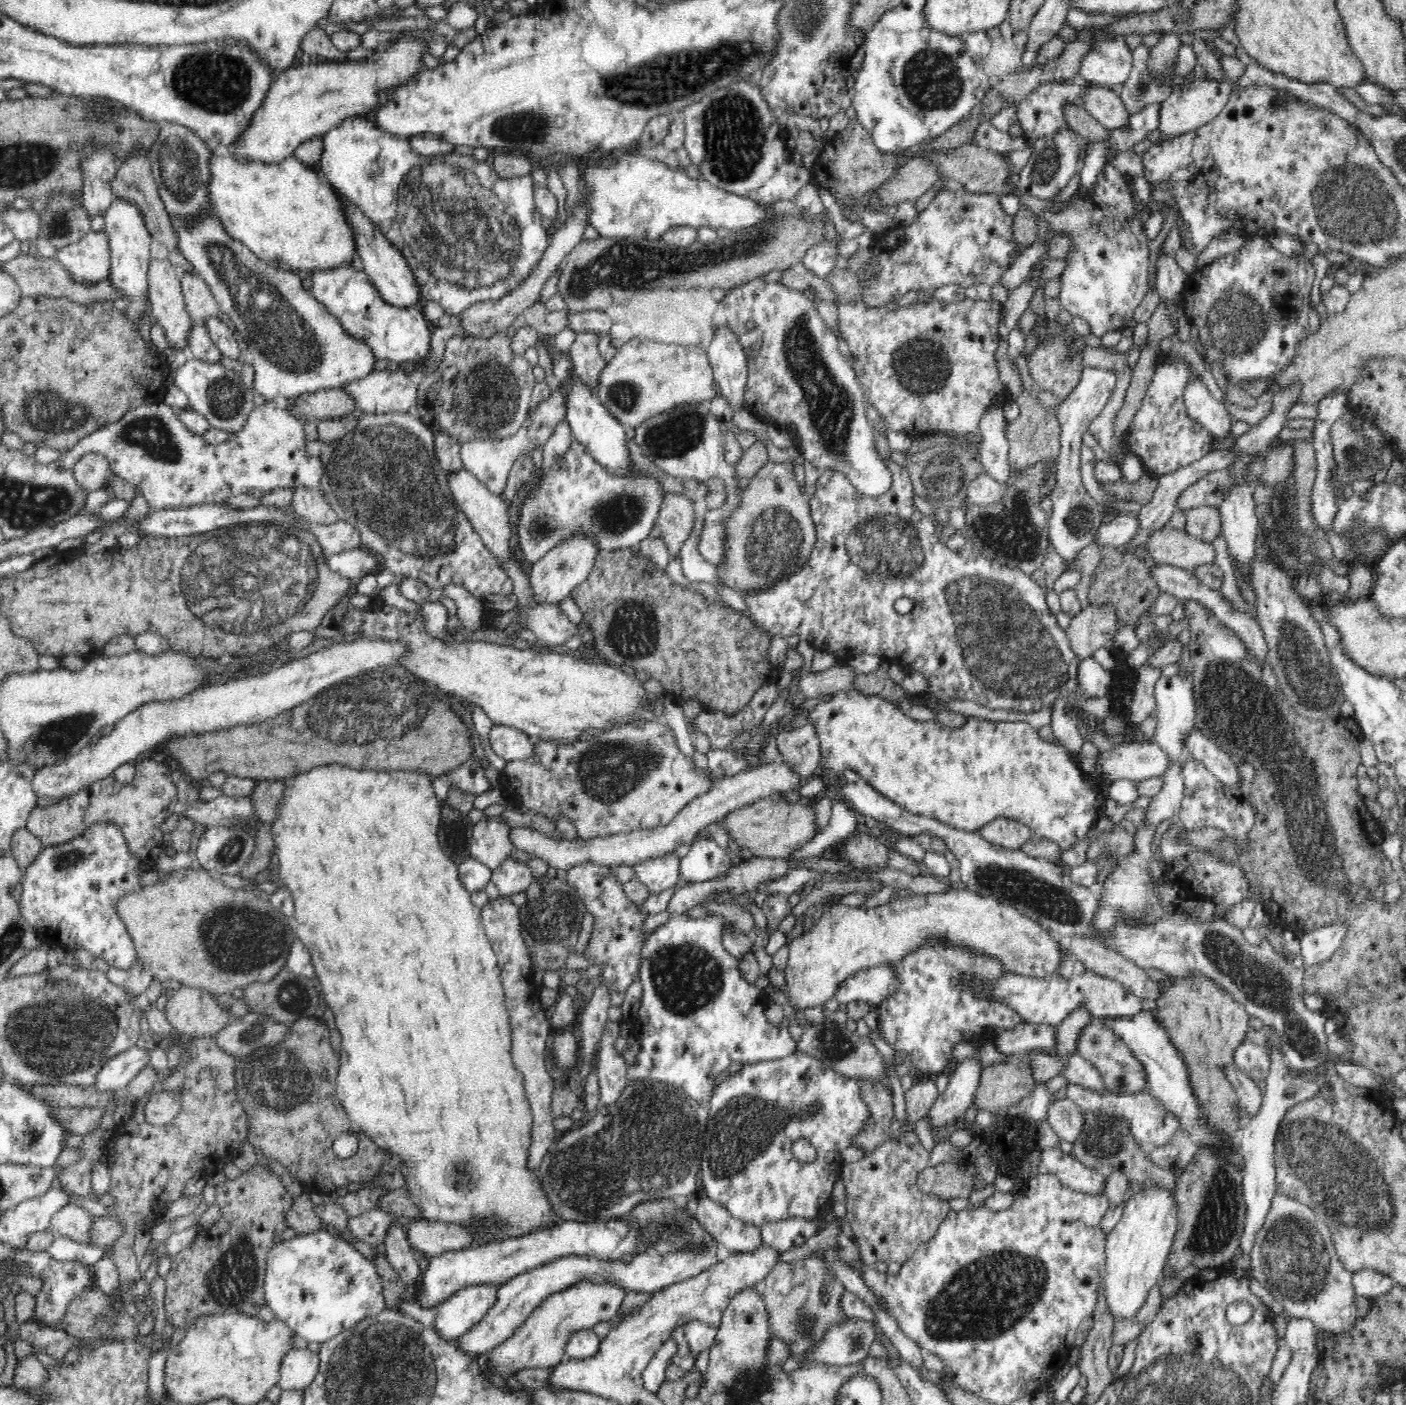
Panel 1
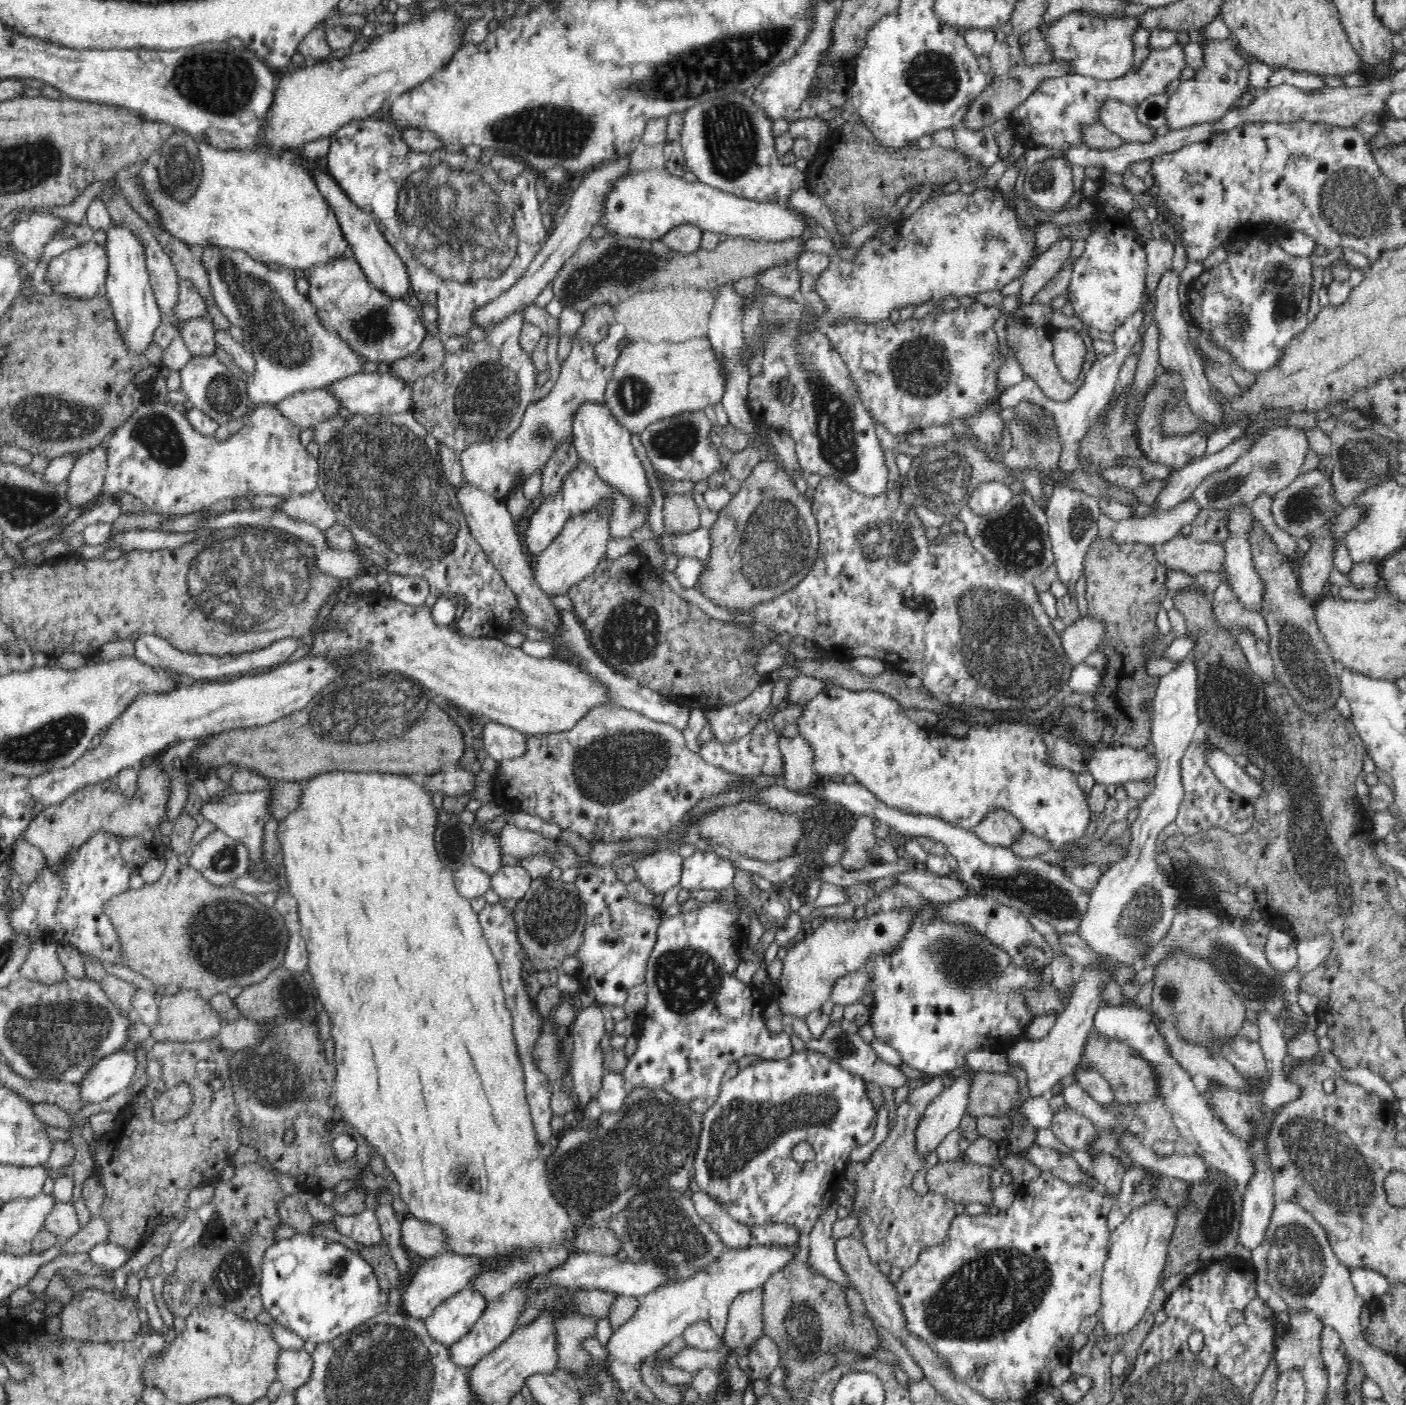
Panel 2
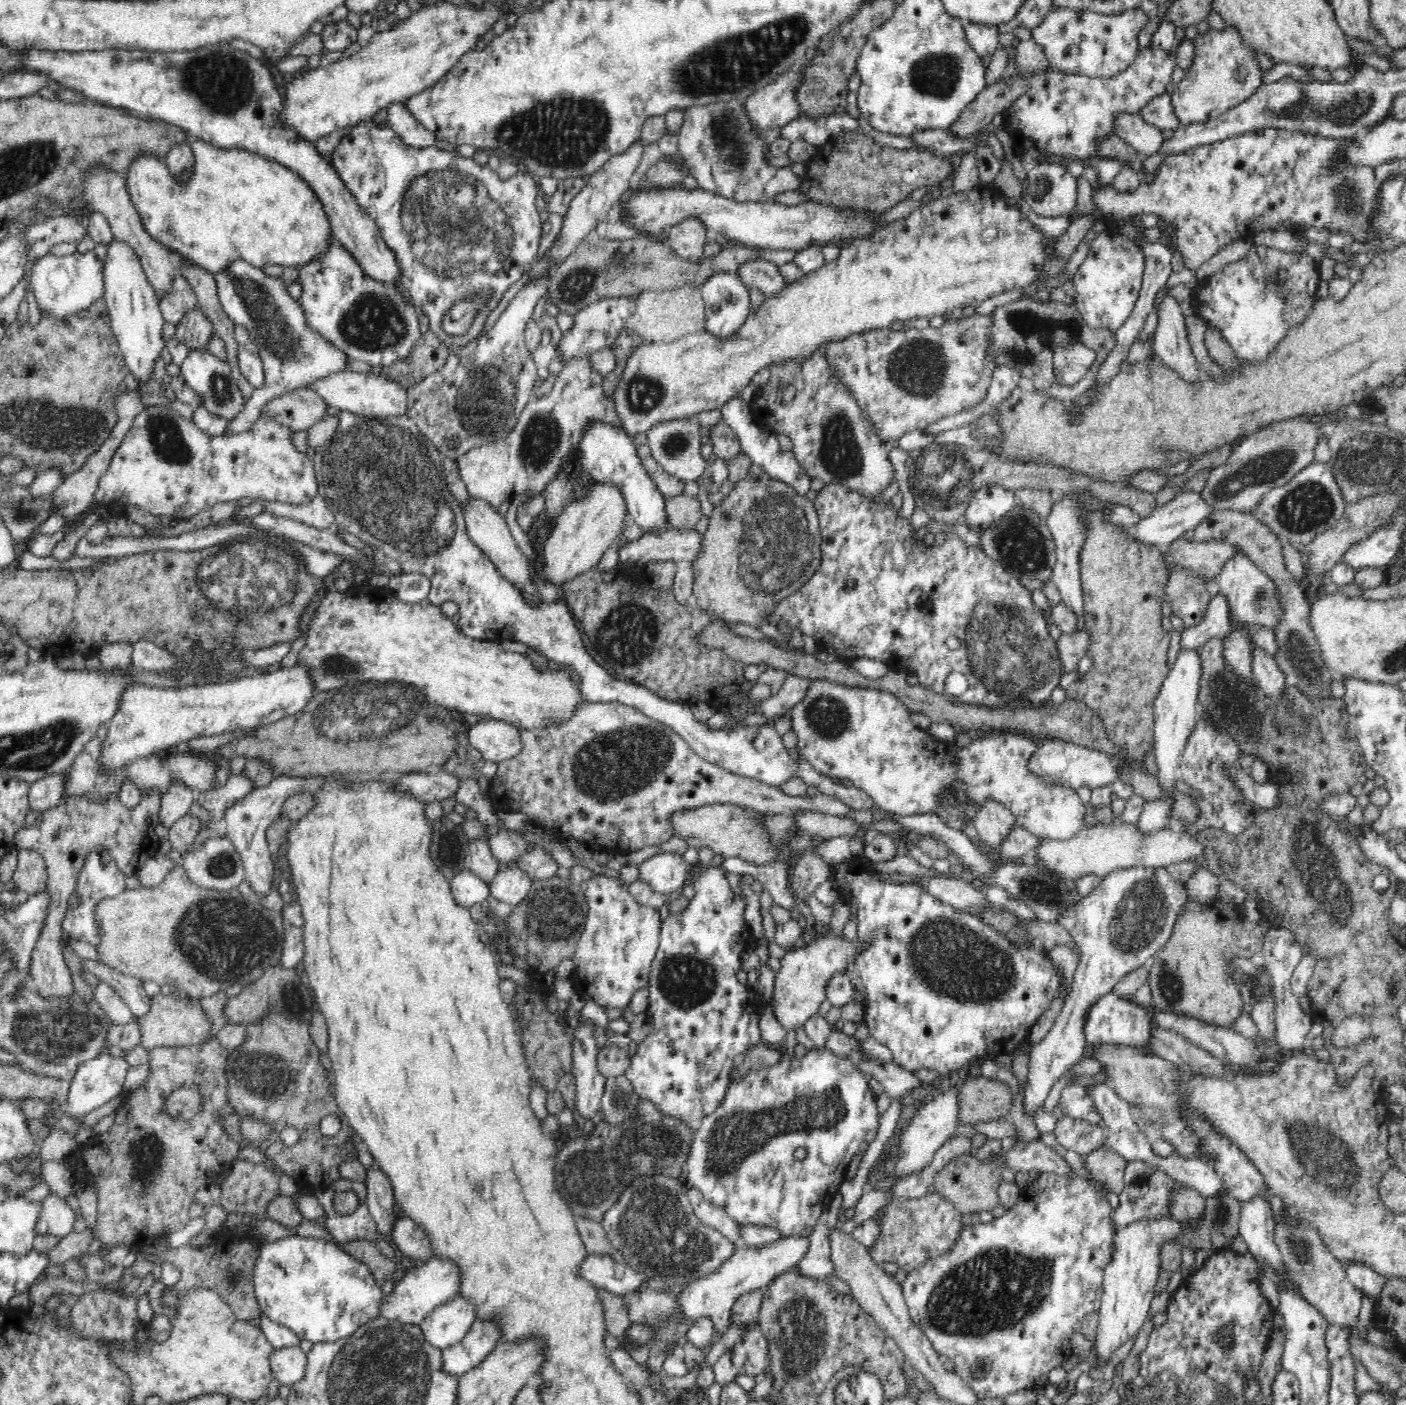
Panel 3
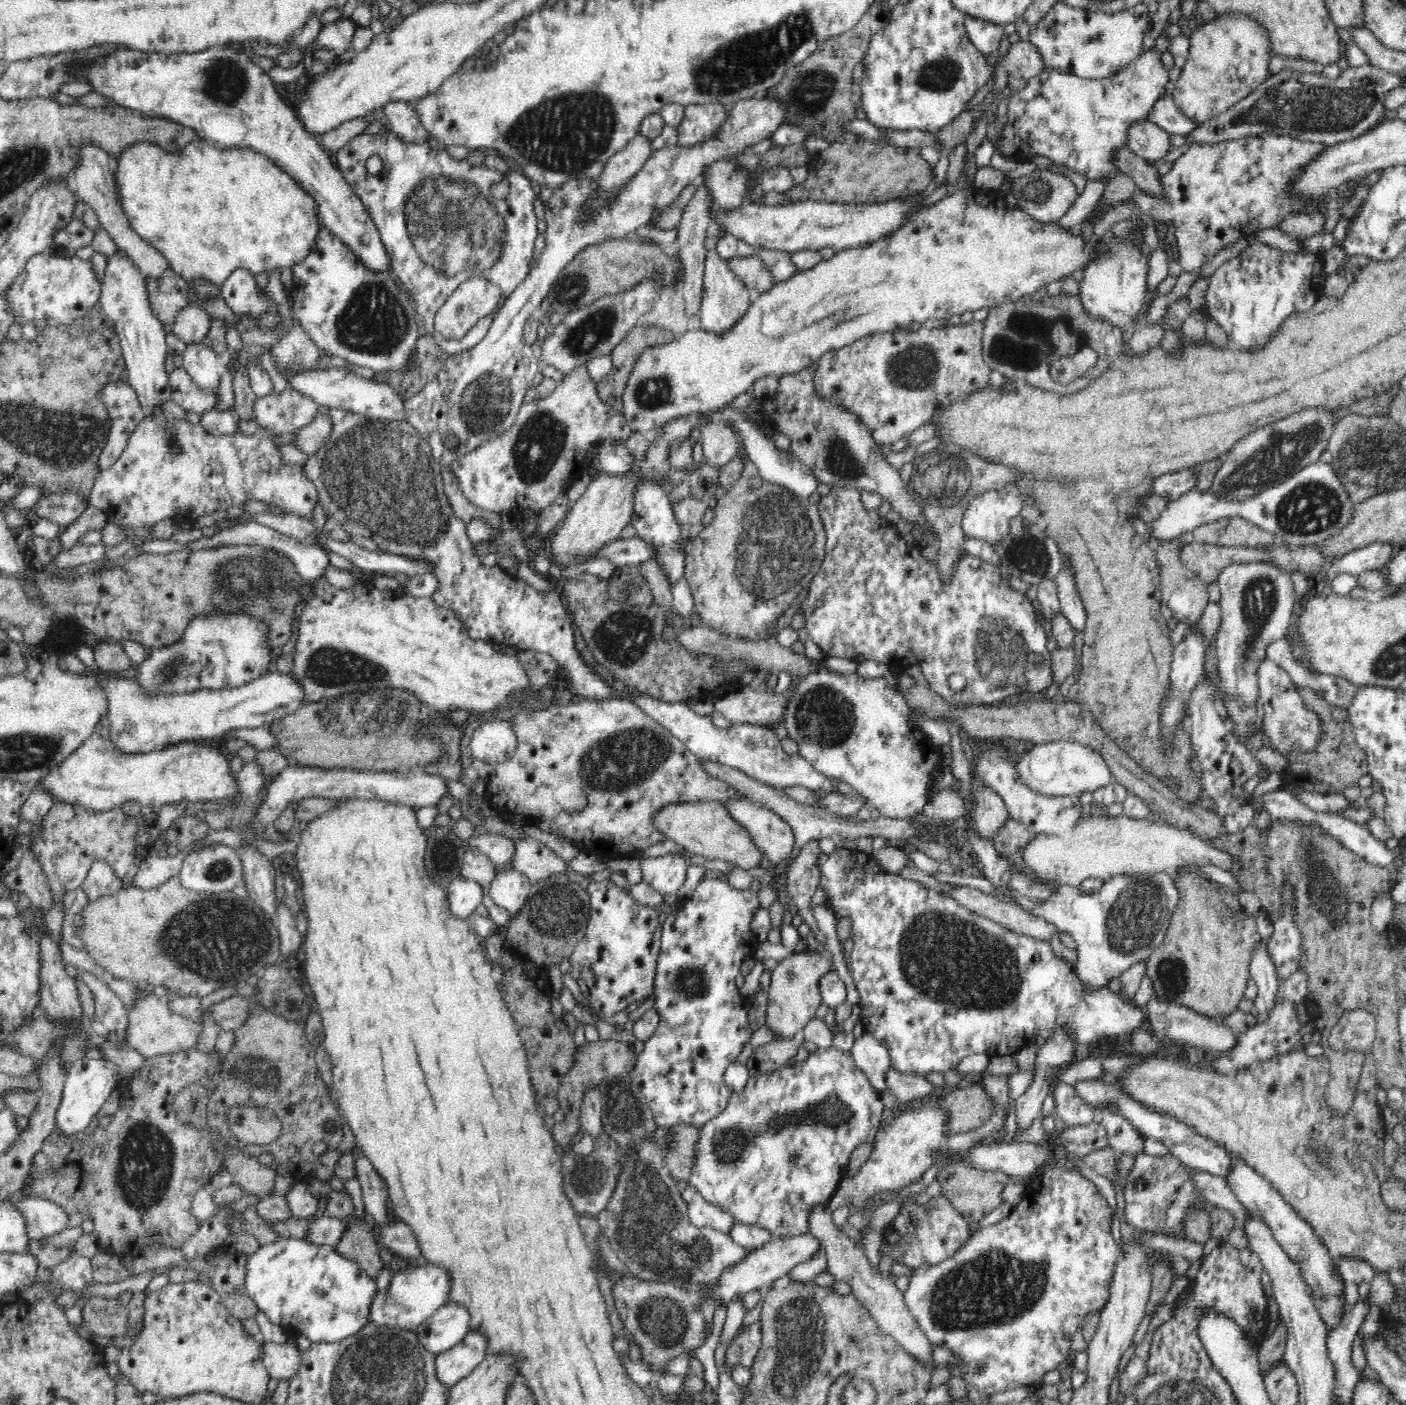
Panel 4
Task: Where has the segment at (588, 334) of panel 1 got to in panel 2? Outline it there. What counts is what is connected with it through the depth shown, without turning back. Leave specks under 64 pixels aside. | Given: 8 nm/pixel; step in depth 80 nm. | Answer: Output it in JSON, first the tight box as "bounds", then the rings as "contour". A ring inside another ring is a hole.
{"bounds":[459,340,608,501],"contour":[[[576,340],[573,342],[572,352],[563,363],[557,381],[550,392],[540,400],[534,400],[532,404],[523,412],[523,417],[519,427],[508,437],[496,437],[495,439],[470,444],[466,450],[459,453],[459,459],[465,480],[472,486],[490,493],[496,500],[504,501],[505,497],[514,488],[514,484],[524,483],[534,472],[543,474],[546,462],[550,460],[552,452],[560,446],[560,442],[568,438],[572,440],[572,416],[578,412],[580,404],[586,402],[597,402],[605,406],[604,392],[608,384],[608,370],[596,361],[594,346],[590,340]]]}

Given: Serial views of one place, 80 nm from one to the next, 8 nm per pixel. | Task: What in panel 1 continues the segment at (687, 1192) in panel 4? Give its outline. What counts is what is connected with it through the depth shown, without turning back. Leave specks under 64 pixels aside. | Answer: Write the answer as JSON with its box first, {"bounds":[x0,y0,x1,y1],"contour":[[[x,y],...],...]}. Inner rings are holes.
{"bounds":[698,1193,764,1253],"contour":[[[700,1193],[698,1222],[731,1253],[752,1252],[764,1246],[759,1226],[732,1216],[721,1204]]]}

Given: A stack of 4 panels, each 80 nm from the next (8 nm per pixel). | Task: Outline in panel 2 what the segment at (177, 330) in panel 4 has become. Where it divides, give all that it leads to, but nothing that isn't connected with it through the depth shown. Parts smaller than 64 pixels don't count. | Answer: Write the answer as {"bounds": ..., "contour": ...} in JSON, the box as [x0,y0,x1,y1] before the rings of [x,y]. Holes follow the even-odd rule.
{"bounds":[178,318,215,356],"contour":[[[188,318],[181,321],[178,335],[192,356],[215,356],[215,326],[210,318]]]}

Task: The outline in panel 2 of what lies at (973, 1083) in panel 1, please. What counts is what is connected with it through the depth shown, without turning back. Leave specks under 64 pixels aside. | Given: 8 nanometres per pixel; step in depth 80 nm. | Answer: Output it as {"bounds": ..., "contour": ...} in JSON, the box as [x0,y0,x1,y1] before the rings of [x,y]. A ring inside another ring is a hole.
{"bounds":[915,1074,973,1157],"contour":[[[963,1074],[928,1104],[915,1128],[915,1152],[919,1156],[927,1157],[938,1148],[947,1134],[958,1129],[964,1114],[967,1114],[972,1079],[973,1074]]]}

